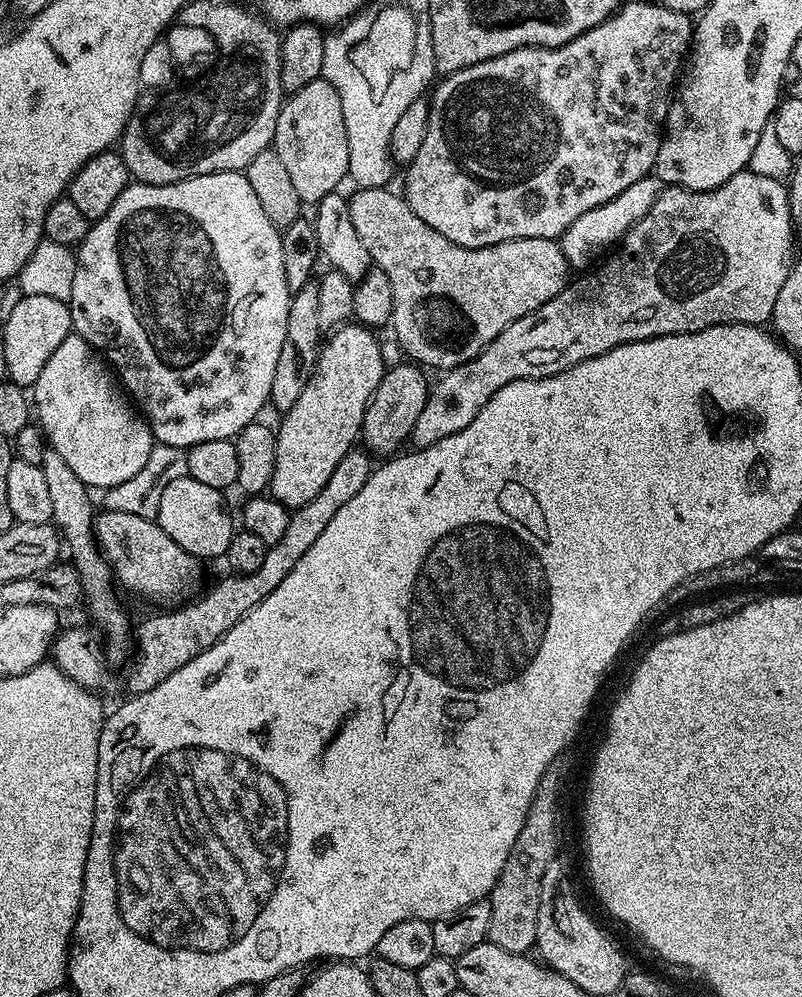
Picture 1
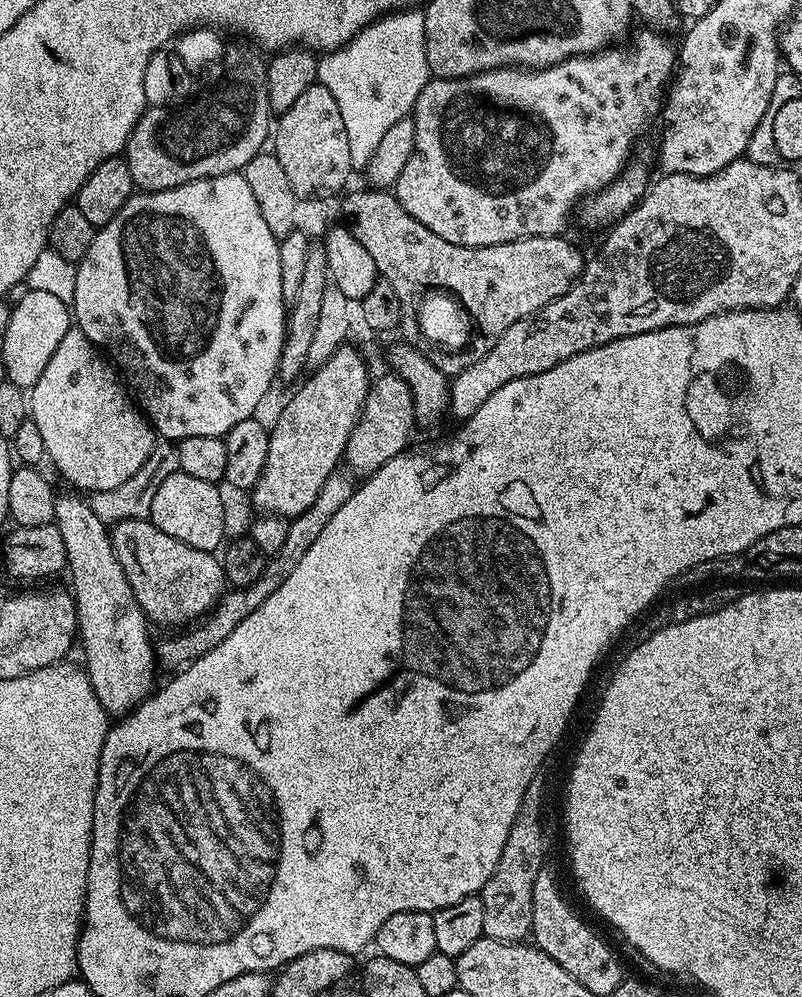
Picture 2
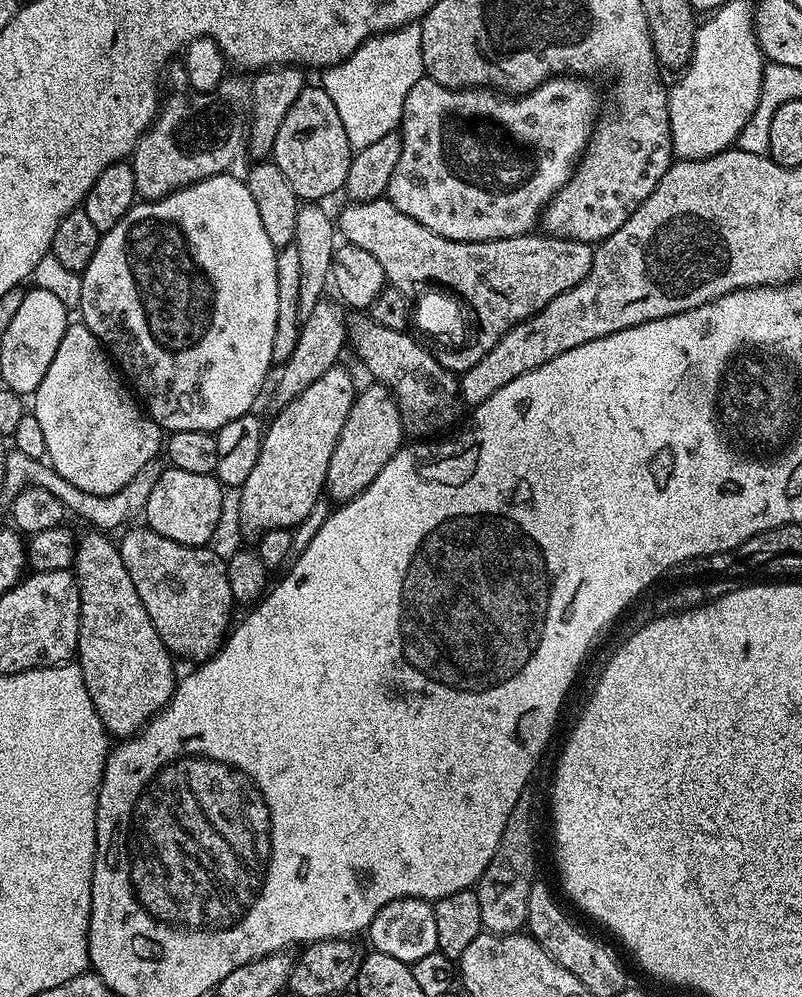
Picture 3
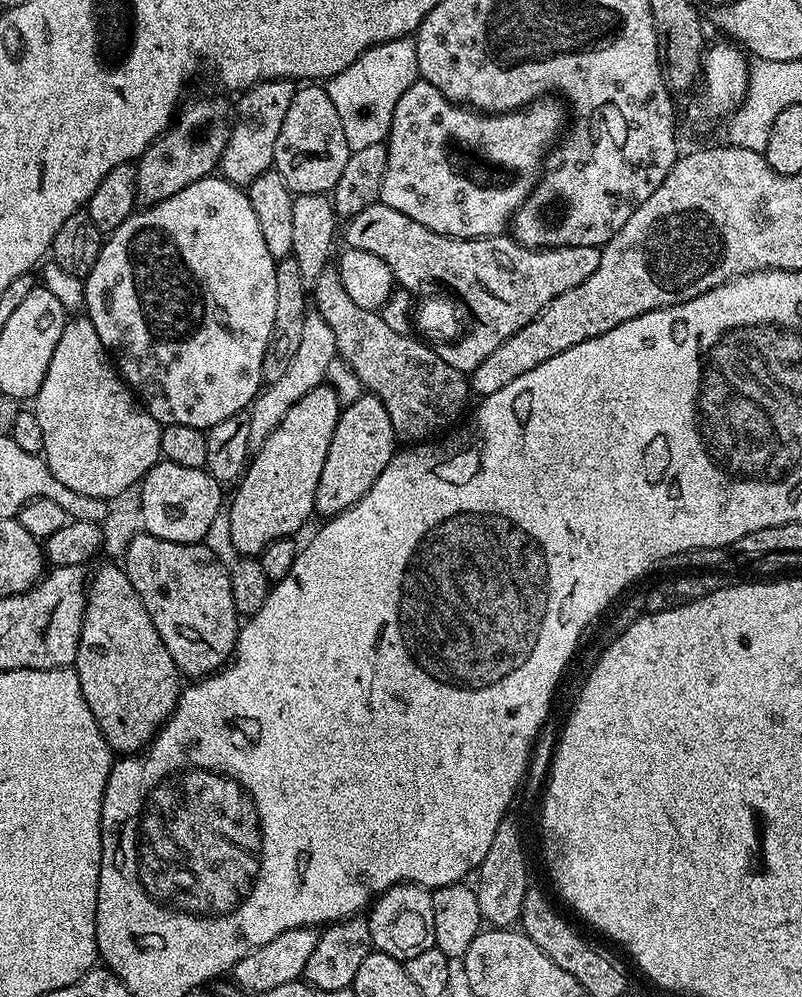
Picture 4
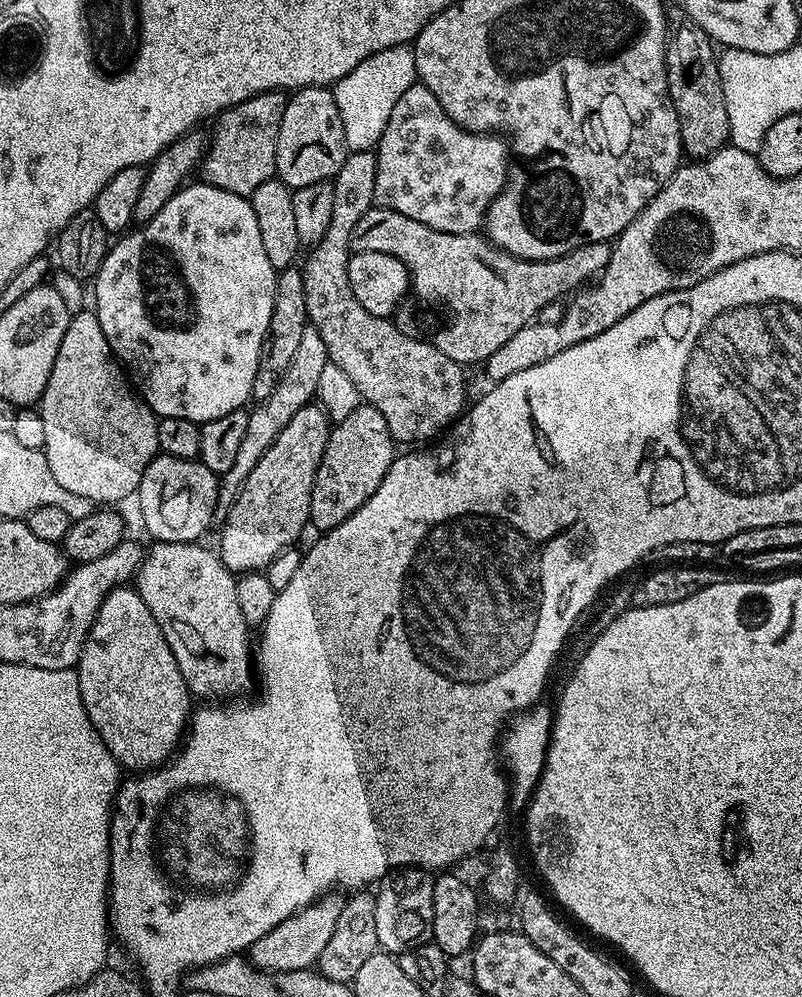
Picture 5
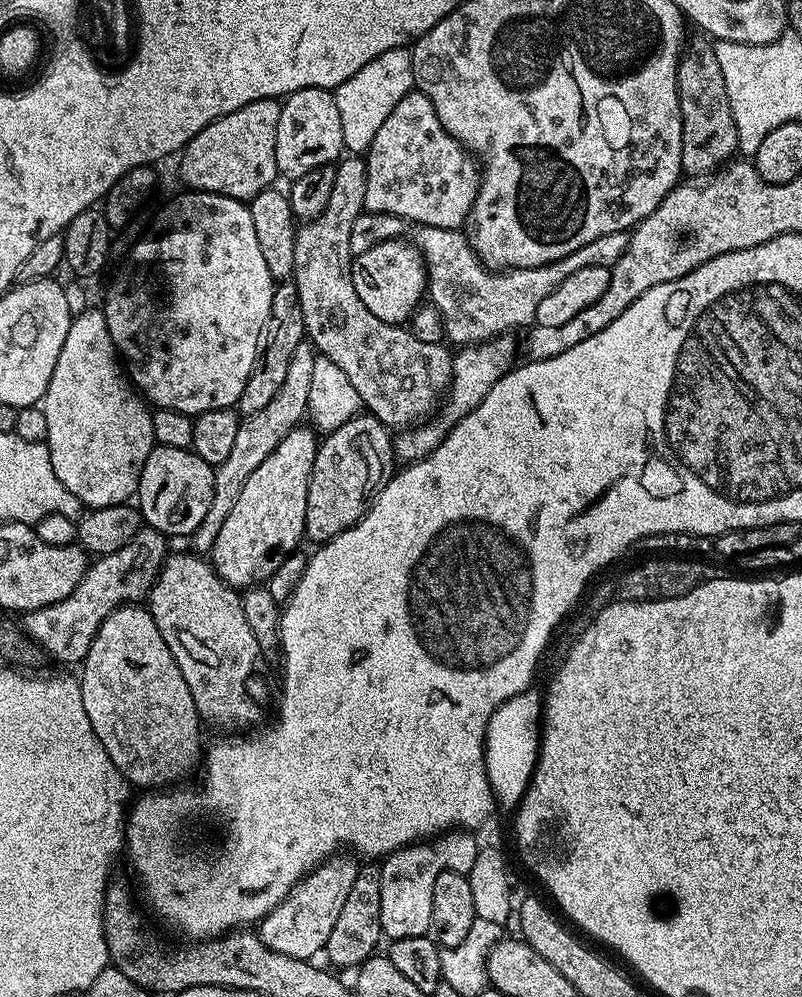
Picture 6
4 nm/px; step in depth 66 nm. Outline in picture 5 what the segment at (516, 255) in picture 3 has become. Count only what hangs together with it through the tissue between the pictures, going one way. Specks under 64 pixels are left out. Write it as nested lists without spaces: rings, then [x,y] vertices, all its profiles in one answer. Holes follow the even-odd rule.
[[[379,206],[368,208],[366,214],[358,218],[358,223],[350,234],[350,246],[356,254],[377,252],[398,258],[408,267],[411,287],[414,292],[417,292],[415,295],[425,305],[433,304],[437,309],[448,308],[452,328],[448,328],[448,332],[440,336],[440,344],[436,348],[442,350],[446,358],[454,358],[454,362],[458,362],[461,366],[483,365],[490,358],[490,354],[498,350],[498,346],[506,346],[506,342],[510,342],[510,338],[514,338],[518,330],[533,323],[539,317],[536,315],[547,304],[554,303],[559,296],[567,297],[575,293],[581,286],[599,277],[606,262],[610,262],[612,253],[612,244],[603,240],[602,242],[585,242],[578,245],[573,252],[567,252],[558,258],[523,260],[517,256],[511,256],[483,235],[471,232],[450,234],[442,230],[434,230],[414,218],[406,218],[406,214],[398,214],[398,210]]]

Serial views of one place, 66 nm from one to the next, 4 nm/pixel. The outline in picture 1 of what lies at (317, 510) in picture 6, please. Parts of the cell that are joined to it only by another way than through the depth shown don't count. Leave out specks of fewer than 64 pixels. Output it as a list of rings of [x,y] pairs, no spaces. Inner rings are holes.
[[[403,363],[396,364],[393,368],[391,365],[385,371],[382,382],[378,382],[378,390],[374,390],[364,415],[363,447],[377,457],[380,455],[380,458],[391,457],[405,447],[403,444],[411,437],[414,422],[418,422],[418,414],[422,414],[422,406],[426,406],[430,380],[423,376],[425,373],[415,363]]]

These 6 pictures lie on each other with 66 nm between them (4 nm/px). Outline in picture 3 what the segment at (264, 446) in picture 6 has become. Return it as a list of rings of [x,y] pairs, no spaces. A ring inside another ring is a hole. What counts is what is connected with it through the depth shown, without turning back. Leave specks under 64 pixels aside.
[[[331,299],[320,300],[318,306],[314,306],[314,310],[303,317],[298,346],[294,346],[294,354],[290,354],[290,358],[279,369],[280,381],[276,384],[277,405],[289,404],[298,394],[302,394],[302,390],[306,390],[306,386],[310,386],[310,382],[318,382],[318,378],[322,378],[326,370],[337,367],[339,360],[336,359],[339,358],[340,351],[346,348],[348,329],[346,319],[344,320],[345,309],[335,299]]]

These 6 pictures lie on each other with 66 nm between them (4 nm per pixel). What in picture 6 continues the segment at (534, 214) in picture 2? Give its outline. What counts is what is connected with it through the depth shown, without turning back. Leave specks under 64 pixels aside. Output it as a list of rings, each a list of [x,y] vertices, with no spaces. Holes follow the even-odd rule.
[[[415,90],[406,94],[394,110],[390,110],[386,122],[374,134],[366,159],[366,202],[365,212],[381,212],[401,216],[405,222],[416,220],[417,225],[425,224],[435,228],[463,229],[468,223],[468,215],[474,206],[476,191],[480,188],[481,169],[477,161],[438,122],[438,114],[424,92]]]

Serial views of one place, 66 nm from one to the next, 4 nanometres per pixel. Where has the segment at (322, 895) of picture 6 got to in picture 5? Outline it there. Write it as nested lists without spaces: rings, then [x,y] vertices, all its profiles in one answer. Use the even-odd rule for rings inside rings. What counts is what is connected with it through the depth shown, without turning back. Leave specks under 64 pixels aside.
[[[340,894],[321,896],[315,904],[301,908],[295,916],[286,918],[286,922],[278,922],[274,930],[270,930],[265,936],[258,938],[258,942],[252,944],[251,963],[270,972],[293,972],[316,966],[319,956],[326,947],[326,942],[334,933],[334,926],[342,913],[344,901],[345,897]]]

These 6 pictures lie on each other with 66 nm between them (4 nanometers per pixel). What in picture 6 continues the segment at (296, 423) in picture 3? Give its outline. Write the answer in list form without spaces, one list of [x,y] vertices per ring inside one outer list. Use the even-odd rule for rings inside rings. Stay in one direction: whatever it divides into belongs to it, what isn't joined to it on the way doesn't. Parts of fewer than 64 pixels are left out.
[[[311,427],[290,430],[274,446],[274,454],[242,486],[210,553],[212,568],[232,588],[243,590],[268,581],[287,556],[301,547],[300,540],[305,539],[306,490],[317,447],[318,436]]]

